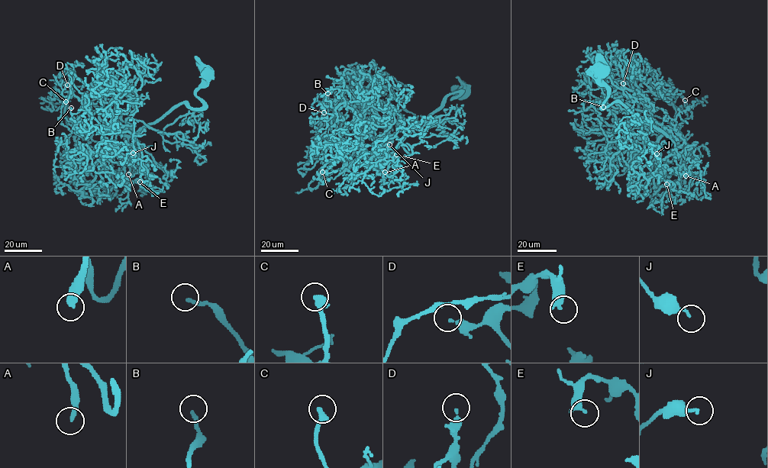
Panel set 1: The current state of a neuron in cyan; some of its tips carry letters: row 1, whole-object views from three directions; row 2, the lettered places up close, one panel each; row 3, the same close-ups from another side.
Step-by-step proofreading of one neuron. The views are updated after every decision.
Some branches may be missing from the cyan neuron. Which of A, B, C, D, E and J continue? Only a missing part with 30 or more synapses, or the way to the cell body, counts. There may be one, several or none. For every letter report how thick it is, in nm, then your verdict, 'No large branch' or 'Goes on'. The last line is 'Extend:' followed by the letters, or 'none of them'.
A: Thickness 300 nm. Goes on
B: Thickness 180 nm. Goes on
C: Thickness 360 nm. Goes on
D: Thickness 320 nm. No large branch
E: Thickness 400 nm. No large branch
J: Thickness 170 nm. No large branch
Extend: A, B, C

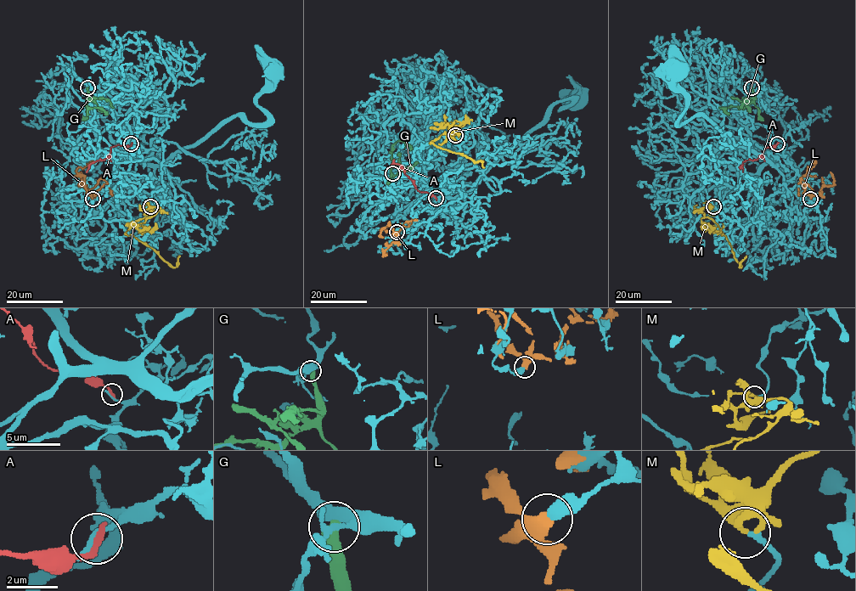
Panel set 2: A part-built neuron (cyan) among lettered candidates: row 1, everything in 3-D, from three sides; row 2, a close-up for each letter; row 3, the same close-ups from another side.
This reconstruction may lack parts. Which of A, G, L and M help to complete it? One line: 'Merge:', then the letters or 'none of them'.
Merge: none of them

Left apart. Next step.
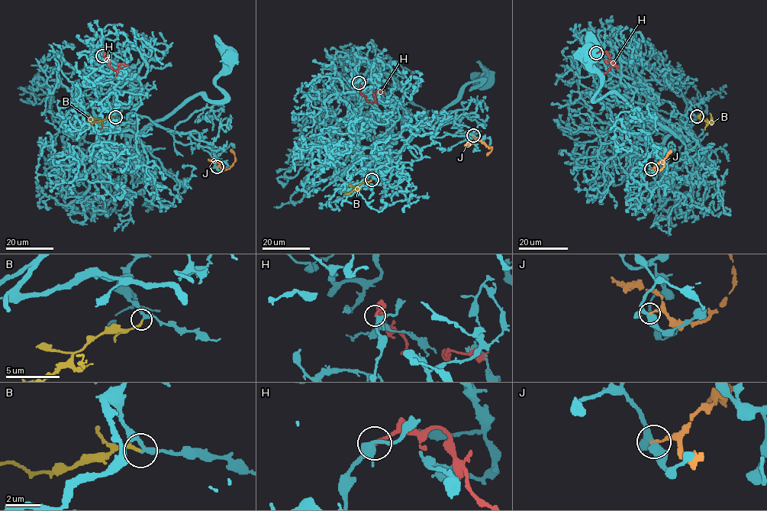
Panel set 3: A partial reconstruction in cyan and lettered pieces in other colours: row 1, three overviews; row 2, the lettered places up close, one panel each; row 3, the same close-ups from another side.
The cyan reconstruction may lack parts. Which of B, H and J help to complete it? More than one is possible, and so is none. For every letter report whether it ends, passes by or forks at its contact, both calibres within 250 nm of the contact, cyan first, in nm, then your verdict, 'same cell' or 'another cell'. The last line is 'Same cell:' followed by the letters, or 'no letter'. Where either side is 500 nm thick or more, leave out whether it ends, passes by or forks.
B: it ends; calibres 240 and 200 nm; same cell
H: it ends; calibres 320 and 200 nm; another cell
J: it ends; calibres 360 and 130 nm; another cell
Same cell: B

